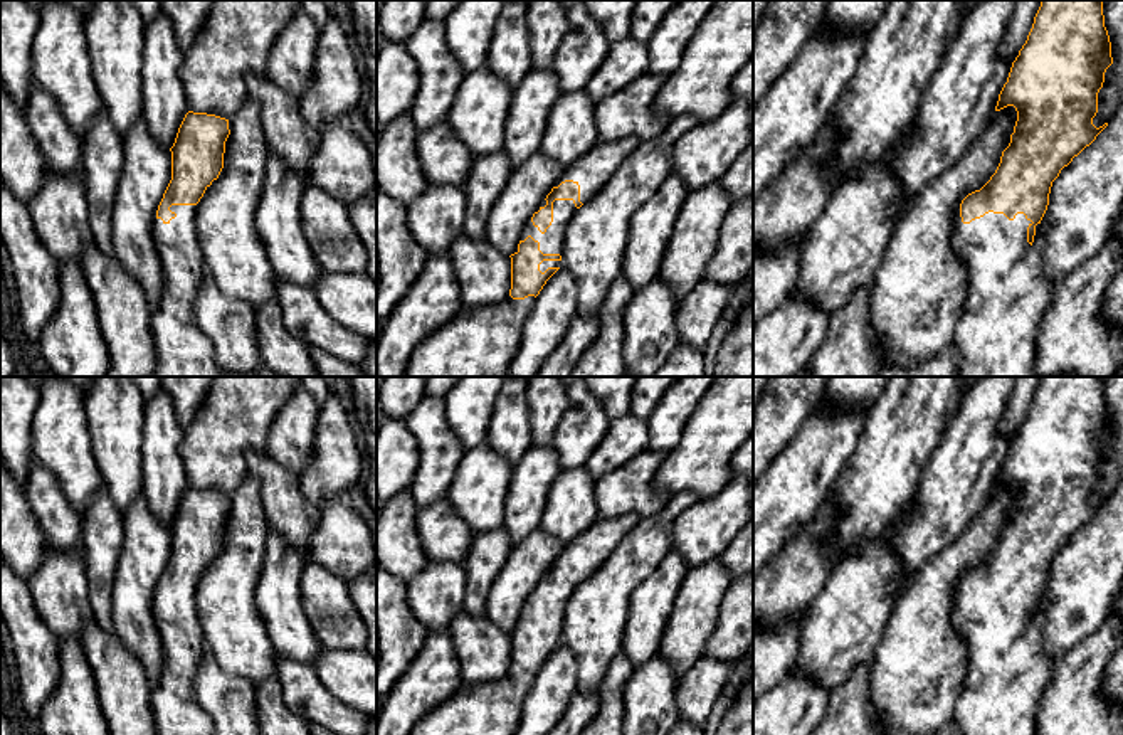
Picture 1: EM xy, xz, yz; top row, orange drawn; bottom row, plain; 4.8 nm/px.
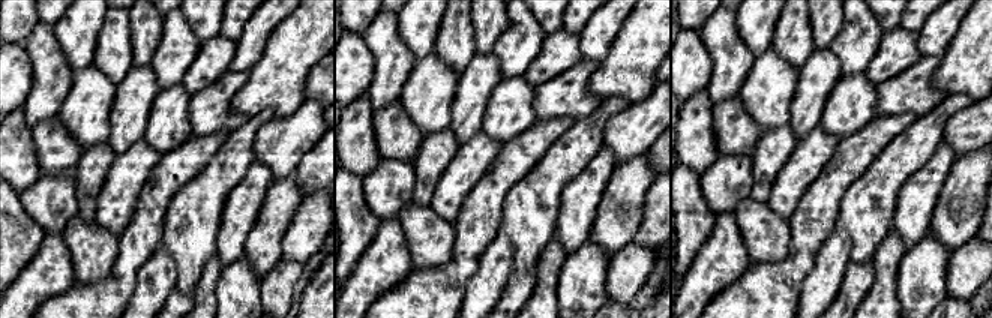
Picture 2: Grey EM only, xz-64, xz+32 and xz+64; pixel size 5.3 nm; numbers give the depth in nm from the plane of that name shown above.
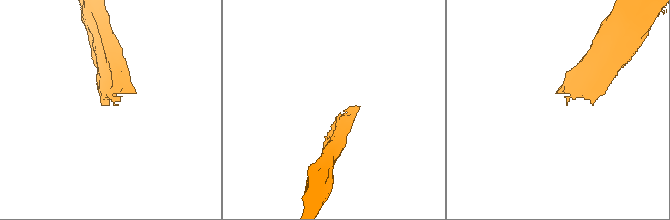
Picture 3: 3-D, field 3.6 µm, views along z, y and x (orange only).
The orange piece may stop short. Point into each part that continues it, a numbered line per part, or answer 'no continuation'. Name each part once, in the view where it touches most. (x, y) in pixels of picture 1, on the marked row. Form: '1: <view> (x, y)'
1: yz (991, 246)

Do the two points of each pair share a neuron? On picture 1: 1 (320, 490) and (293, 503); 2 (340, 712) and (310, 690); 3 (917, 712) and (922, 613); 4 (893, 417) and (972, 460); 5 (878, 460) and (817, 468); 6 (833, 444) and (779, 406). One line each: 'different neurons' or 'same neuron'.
1: different neurons
2: same neuron
3: same neuron
4: different neurons
5: different neurons
6: different neurons

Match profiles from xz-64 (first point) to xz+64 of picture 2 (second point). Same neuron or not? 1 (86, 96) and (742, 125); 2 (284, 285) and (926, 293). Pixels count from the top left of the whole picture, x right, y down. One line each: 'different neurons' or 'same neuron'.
1: different neurons
2: different neurons

